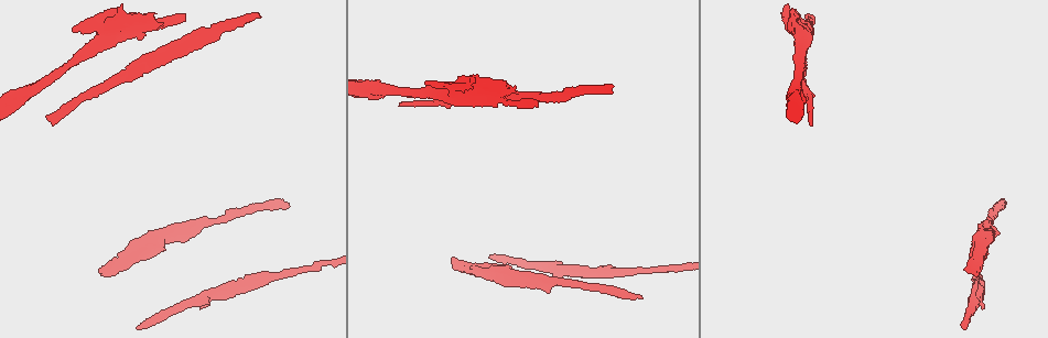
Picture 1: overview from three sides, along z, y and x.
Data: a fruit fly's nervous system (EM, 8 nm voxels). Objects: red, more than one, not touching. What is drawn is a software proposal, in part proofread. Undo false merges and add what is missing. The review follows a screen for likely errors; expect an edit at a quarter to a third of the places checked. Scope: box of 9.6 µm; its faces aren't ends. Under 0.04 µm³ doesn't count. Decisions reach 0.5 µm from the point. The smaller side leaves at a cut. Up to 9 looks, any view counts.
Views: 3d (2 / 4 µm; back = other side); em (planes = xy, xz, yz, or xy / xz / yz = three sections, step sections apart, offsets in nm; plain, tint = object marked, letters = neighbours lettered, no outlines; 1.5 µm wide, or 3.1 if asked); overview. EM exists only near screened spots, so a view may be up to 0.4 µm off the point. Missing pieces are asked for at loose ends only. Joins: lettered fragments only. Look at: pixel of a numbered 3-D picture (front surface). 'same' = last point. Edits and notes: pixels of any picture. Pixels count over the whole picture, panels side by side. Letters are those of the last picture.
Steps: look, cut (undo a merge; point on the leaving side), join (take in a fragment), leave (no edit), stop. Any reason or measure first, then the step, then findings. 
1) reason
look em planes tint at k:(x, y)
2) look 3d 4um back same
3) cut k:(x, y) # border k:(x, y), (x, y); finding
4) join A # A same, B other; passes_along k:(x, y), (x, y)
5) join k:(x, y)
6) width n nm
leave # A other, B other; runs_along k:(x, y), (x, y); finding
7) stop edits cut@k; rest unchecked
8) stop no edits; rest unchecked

look em xy step 4 letters at 1:(389, 90)

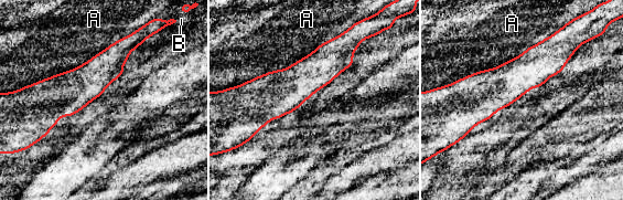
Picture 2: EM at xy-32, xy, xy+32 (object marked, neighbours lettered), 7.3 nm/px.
leave # A other, B other; all the same neuron

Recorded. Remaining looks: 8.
free end
look em planes letters at 1:(427, 83)

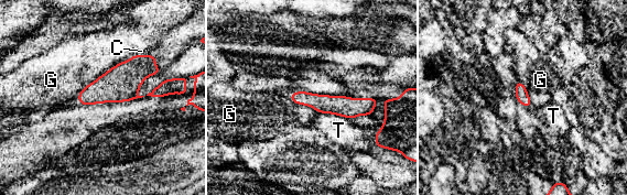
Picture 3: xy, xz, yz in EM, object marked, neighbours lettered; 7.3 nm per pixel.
leave # C other, G other, T other; border 3:(289, 98), (309, 105), (317, 112); none of them fits

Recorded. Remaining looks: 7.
look 3d 2um at 1:(287, 205)

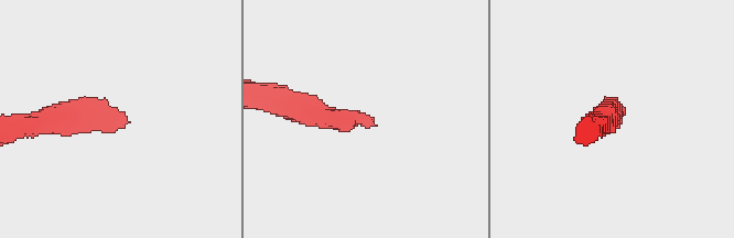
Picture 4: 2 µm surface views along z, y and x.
look em xy step 4 tint at 4:(126, 119)

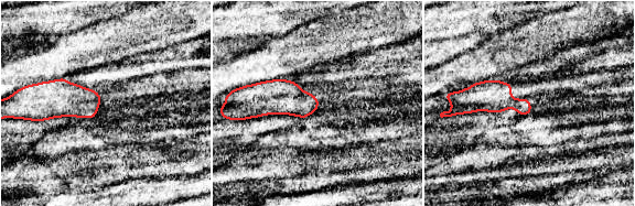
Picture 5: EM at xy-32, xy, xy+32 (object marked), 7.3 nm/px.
look em planes letters same

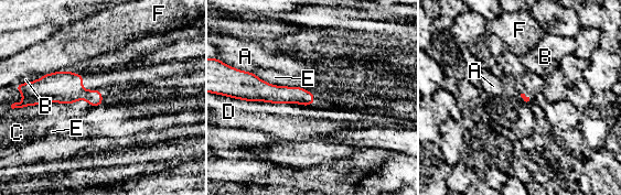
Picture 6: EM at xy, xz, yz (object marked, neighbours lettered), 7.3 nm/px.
leave # A other, B other, C other, D other, E other, F other; runs_along 6:(246, 91), (299, 95), (311, 99); no lettered fragment goes on from it

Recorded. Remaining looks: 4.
look 3d 2um at 1:(989, 222)

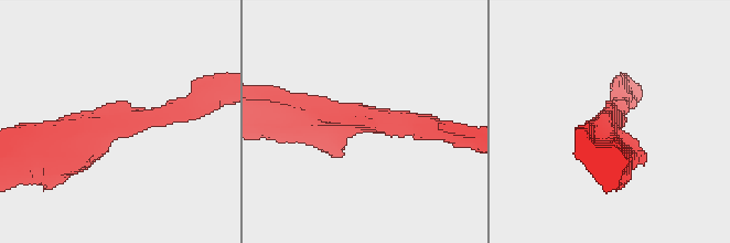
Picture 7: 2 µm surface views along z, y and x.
arm_widths 180, 340 nm
look em yz step 4 tint at 7:(373, 117)

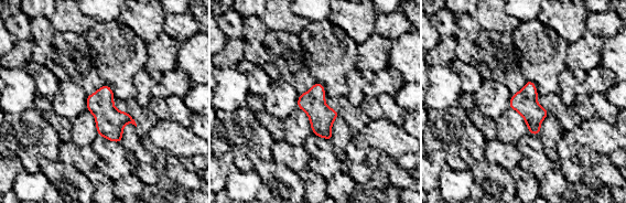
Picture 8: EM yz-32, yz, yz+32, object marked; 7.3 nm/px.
look em planes letters same

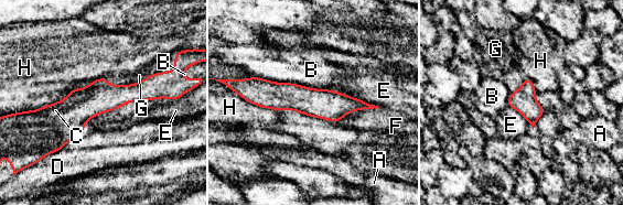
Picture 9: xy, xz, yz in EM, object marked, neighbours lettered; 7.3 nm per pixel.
longest_contact H 600 nm
leave # A other, B other, C other, D other, E other, F other, G other, H other; runs_along 9:(167, 92), (38, 115); continuous, no second neuron

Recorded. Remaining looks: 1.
stop no edits; rest unchecked

